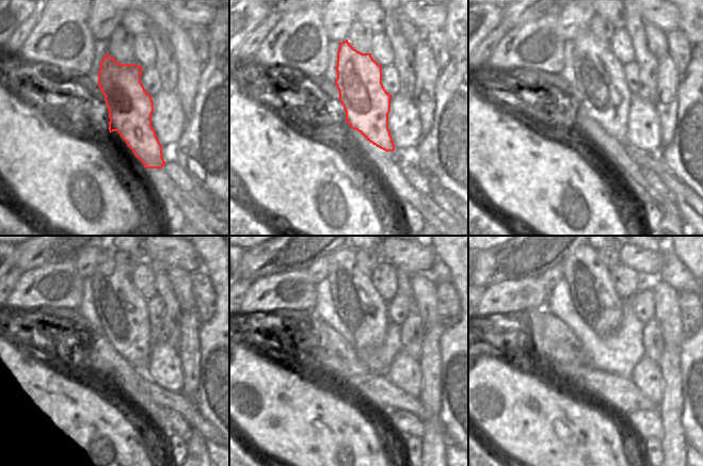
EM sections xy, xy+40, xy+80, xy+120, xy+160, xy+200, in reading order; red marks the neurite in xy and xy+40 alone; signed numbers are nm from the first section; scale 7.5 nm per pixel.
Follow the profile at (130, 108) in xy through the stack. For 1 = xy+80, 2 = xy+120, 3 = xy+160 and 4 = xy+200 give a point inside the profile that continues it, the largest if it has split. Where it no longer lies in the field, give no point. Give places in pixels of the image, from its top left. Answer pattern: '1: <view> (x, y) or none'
1: xy+80 (600, 79)
2: xy+120 (123, 312)
3: xy+160 (360, 306)
4: xy+200 (593, 295)

